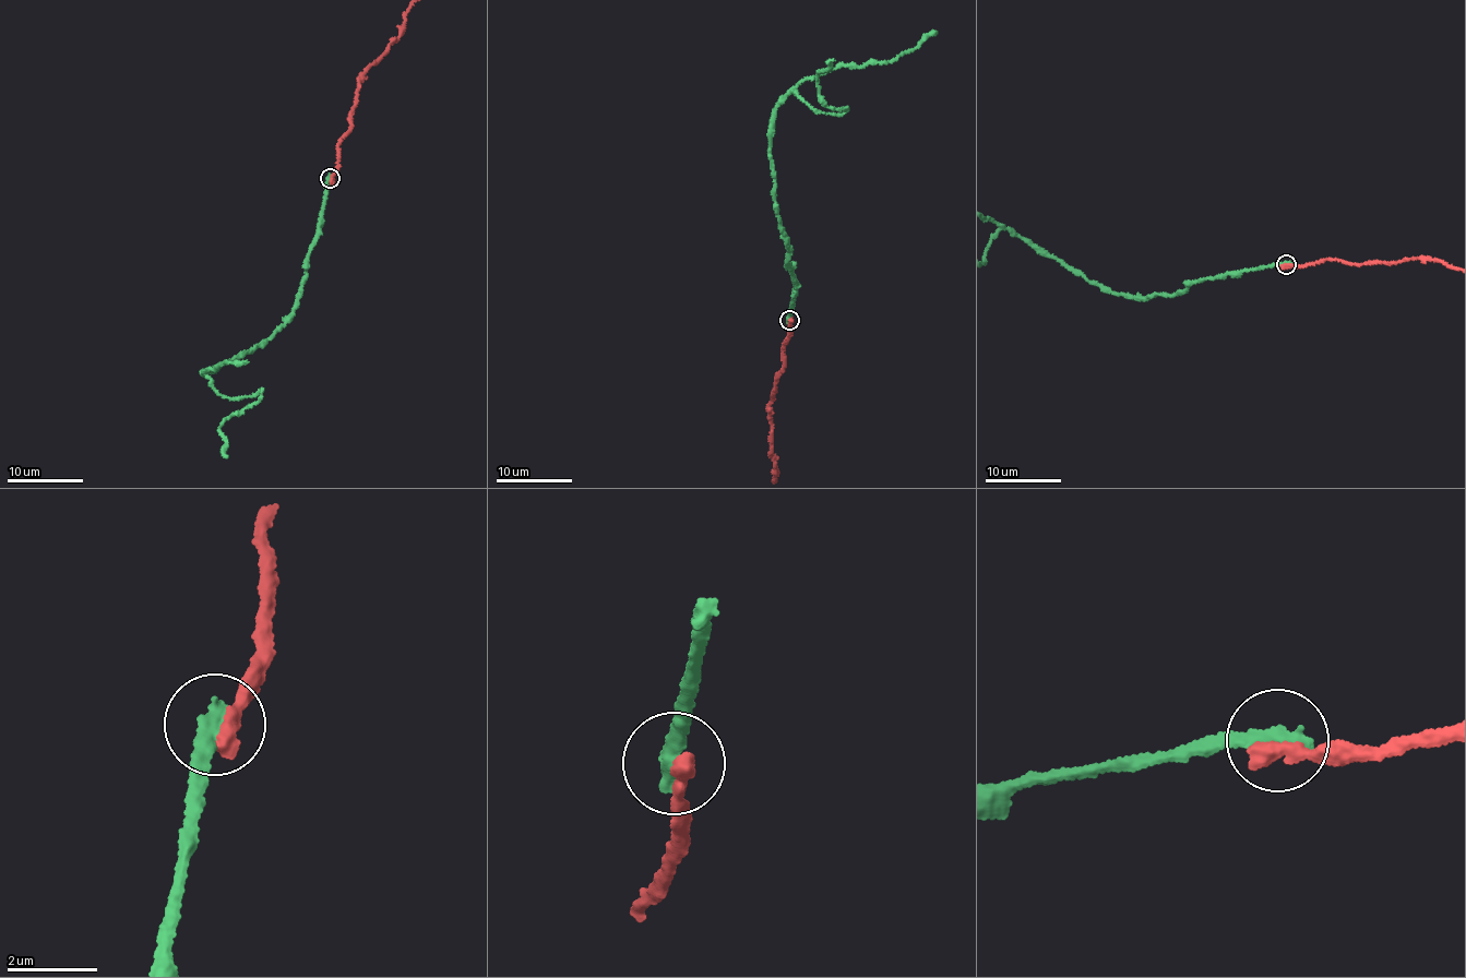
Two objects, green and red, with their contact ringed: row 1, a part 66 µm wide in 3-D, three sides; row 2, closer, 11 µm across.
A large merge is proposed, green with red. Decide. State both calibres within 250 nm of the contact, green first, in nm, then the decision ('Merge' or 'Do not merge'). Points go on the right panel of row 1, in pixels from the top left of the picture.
Thickness 440 nm (green) against 440 nm. Do not merge

